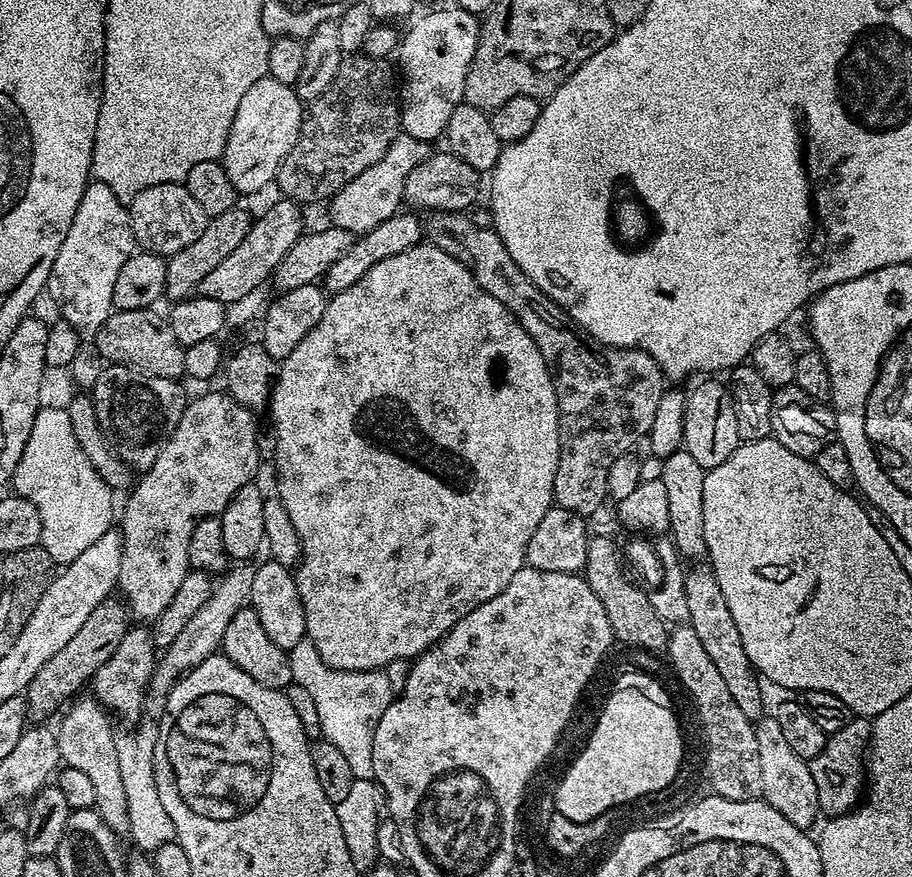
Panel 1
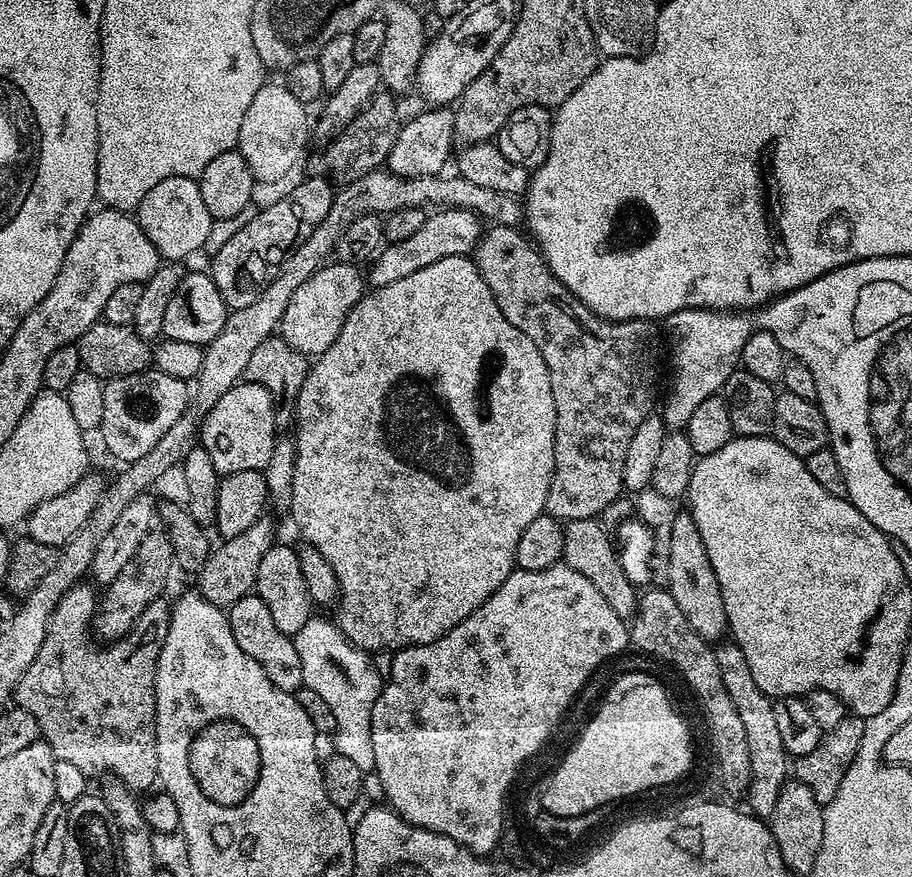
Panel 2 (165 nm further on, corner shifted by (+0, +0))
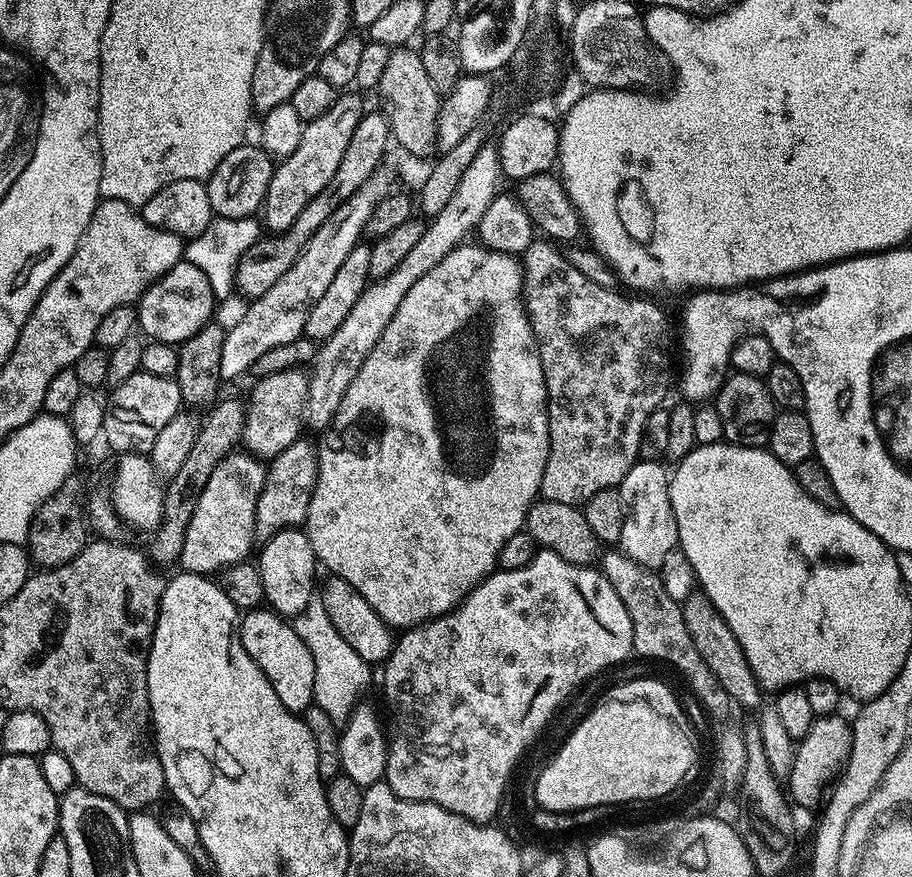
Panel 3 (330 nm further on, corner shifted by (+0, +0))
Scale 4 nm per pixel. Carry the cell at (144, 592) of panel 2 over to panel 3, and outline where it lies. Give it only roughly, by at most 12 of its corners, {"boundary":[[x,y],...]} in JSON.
{"boundary":[[211,405],[164,488],[153,565],[175,565],[214,466],[241,443],[245,405]]}

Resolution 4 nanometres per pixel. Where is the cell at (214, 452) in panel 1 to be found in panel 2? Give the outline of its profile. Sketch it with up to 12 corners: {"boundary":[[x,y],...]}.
{"boundary":[[266,386],[226,390],[198,429],[221,474],[263,470],[278,431]]}

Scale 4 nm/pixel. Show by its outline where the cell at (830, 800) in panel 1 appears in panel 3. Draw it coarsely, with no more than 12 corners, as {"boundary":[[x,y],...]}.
{"boundary":[[817,718],[795,745],[786,792],[819,809],[850,758],[852,726]]}

